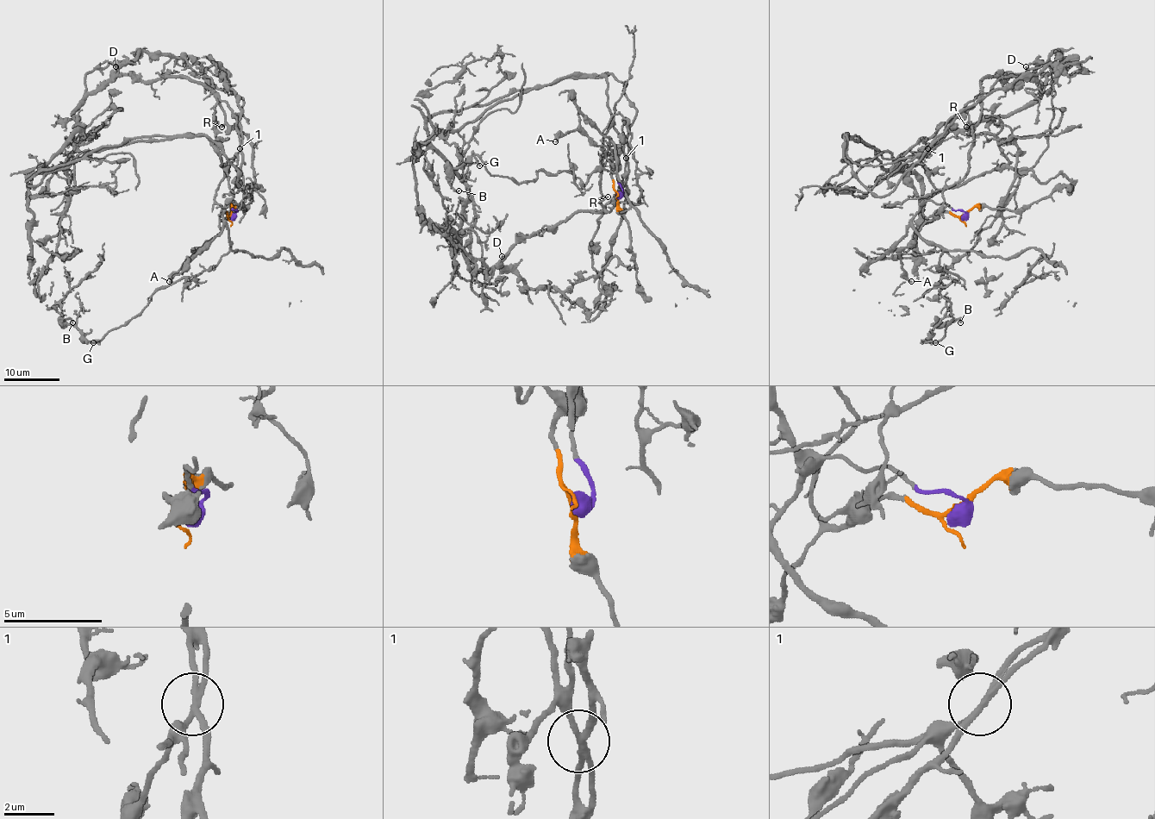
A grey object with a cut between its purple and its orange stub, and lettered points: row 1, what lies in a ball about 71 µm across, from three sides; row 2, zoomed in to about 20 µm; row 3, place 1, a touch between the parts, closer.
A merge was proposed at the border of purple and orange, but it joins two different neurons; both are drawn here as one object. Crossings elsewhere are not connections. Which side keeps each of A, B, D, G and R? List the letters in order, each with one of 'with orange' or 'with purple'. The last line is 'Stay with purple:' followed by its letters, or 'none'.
A: with orange
B: with purple
D: with orange
G: with purple
R: with orange
Stay with purple: B, G

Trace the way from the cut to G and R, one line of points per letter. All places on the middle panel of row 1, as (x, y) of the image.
G: (618, 196), (611, 142), (615, 171), (596, 169), (583, 189), (563, 171), (517, 183), (478, 156), (479, 166)
R: (617, 196), (613, 165), (608, 153), (600, 158), (603, 166), (620, 149), (626, 173), (603, 207), (608, 196)

